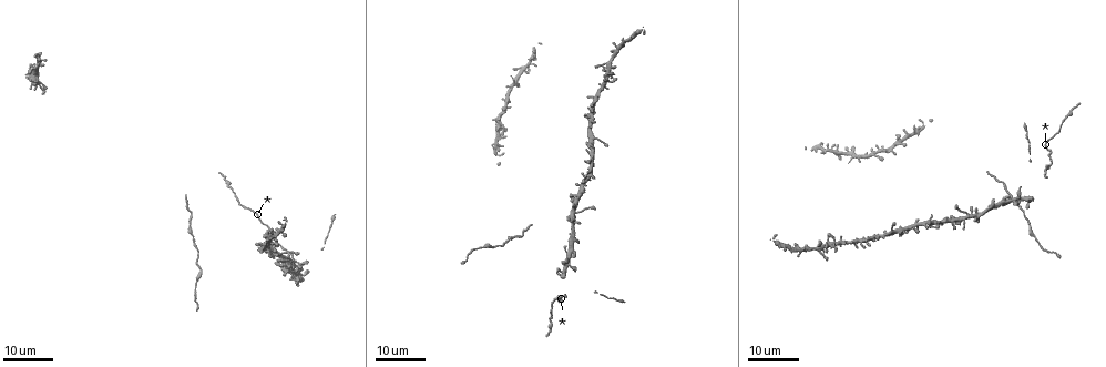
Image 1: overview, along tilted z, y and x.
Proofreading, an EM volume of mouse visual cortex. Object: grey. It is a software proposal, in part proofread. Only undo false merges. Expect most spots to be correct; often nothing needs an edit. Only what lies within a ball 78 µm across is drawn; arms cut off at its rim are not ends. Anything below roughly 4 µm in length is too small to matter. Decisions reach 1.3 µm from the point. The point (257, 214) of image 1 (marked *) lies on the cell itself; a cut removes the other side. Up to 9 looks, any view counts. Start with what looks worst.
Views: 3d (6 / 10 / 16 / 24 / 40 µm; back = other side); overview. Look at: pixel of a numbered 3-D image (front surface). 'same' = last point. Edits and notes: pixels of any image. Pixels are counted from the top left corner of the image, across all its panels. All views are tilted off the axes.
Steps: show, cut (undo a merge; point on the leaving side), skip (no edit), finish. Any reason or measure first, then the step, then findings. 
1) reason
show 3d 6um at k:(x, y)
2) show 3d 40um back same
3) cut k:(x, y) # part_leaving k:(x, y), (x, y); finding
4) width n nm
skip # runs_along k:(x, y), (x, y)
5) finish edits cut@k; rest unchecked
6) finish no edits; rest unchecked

show 3d 24um at 1:(577, 212)

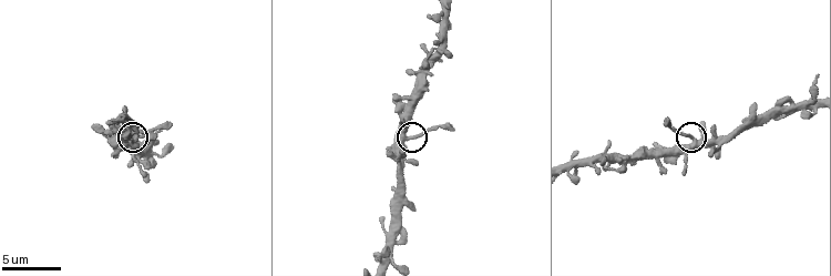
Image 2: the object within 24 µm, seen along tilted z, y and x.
show 3d 6um at 2:(693, 137)

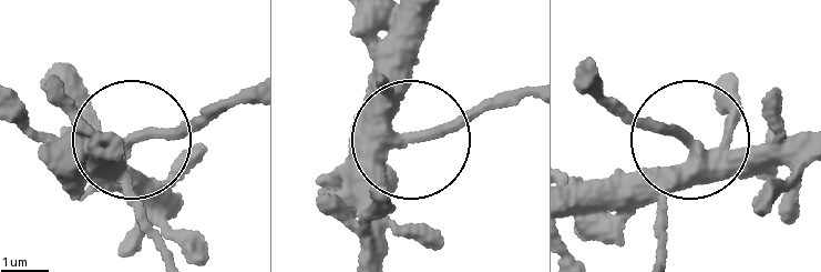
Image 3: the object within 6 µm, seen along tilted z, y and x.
skip # all the same cell

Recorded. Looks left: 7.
show 3d 24um at 1:(189, 216)

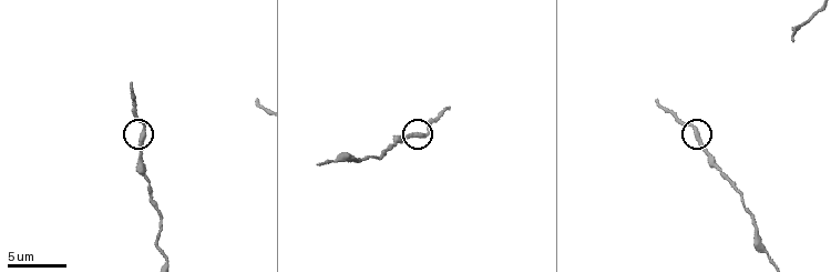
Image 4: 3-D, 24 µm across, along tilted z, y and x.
zoom in
show 3d 6um at 4:(421, 137)

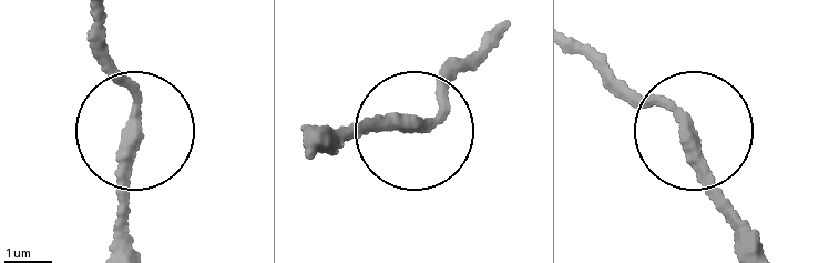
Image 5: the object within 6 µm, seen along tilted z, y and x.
skip # all the same cell

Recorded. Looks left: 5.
show 3d 24um at 1:(553, 300)

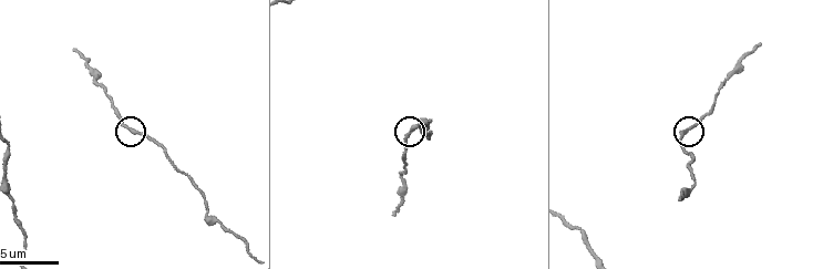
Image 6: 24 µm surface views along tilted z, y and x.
zoom in
show 3d 6um at 6:(134, 131)

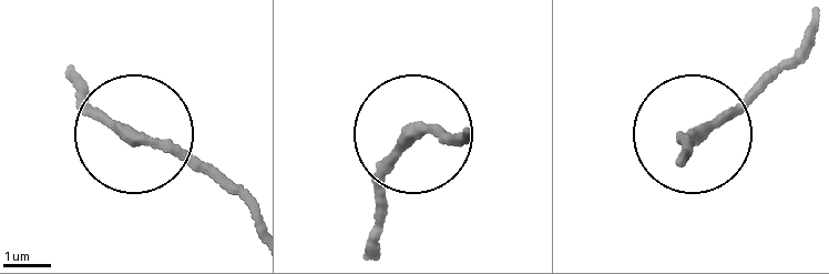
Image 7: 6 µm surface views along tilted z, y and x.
skip # runs_along 7:(463, 133), (408, 132), (372, 216); one cell here

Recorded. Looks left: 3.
show 3d 10um at 4:(766, 253)

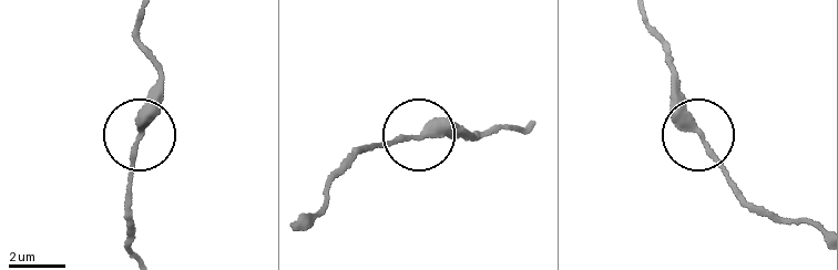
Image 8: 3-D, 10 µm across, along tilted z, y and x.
skip # all the same cell

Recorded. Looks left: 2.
finish no edits; rest unchecked

